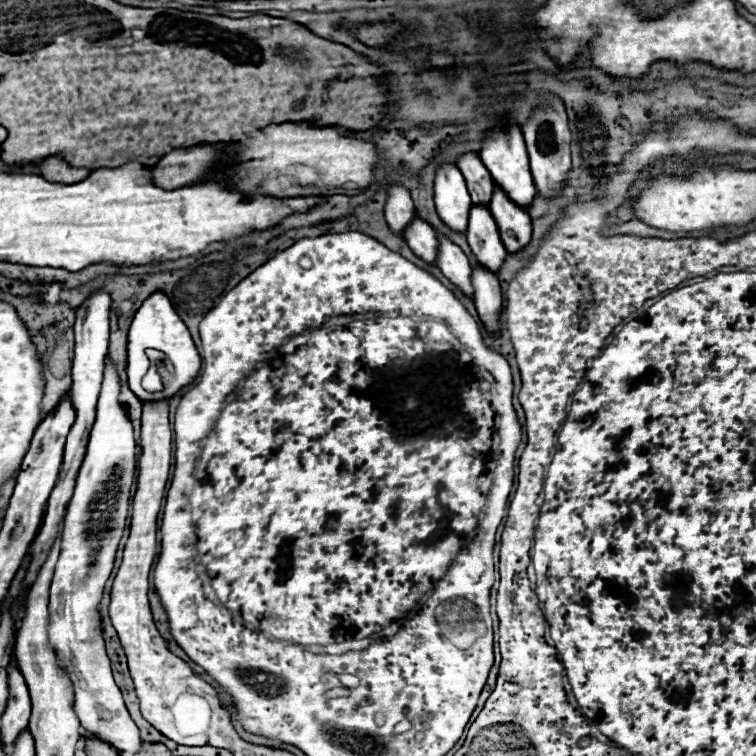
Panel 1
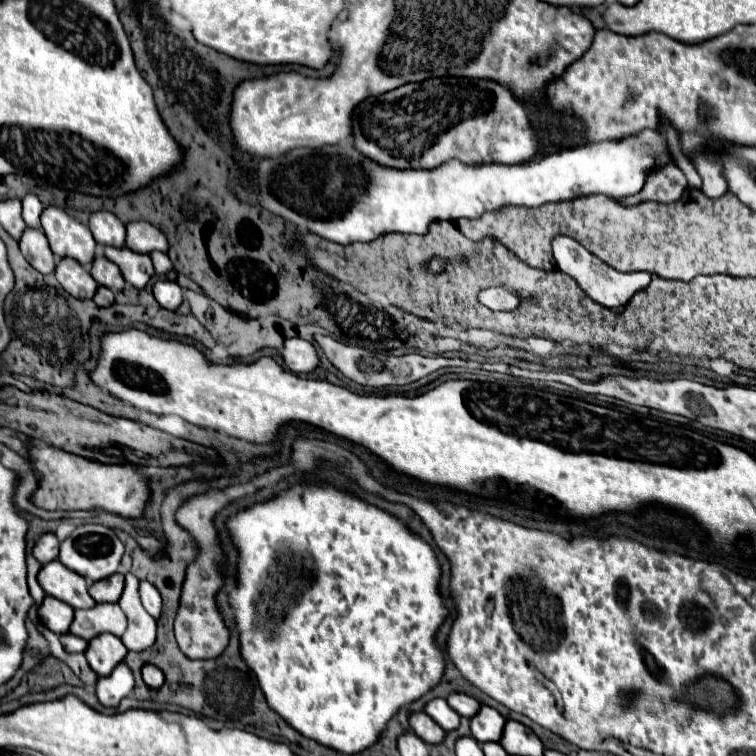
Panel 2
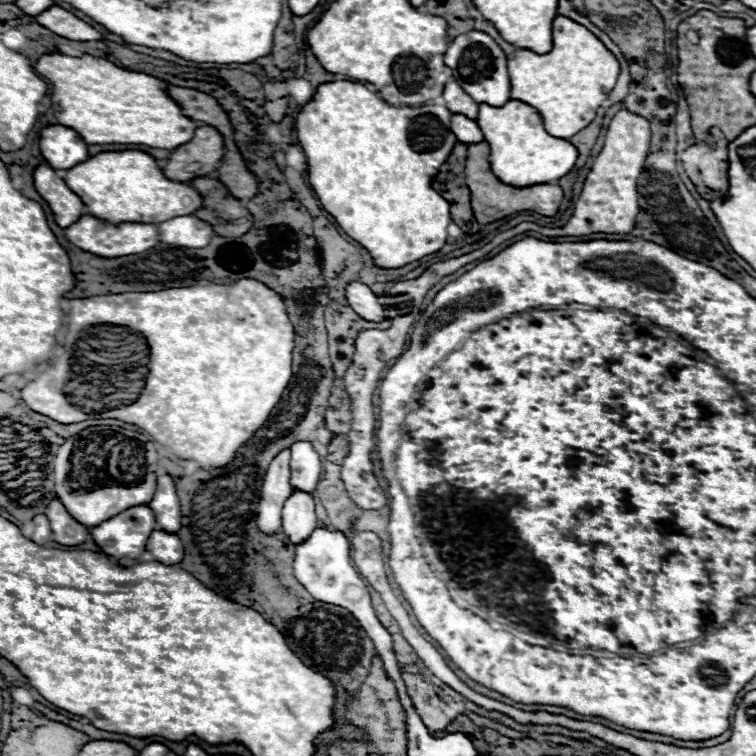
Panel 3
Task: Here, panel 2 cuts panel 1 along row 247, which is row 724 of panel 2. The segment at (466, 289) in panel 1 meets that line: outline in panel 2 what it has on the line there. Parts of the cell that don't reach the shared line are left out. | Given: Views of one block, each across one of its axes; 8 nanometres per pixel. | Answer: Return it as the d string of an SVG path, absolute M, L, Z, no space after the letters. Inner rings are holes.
M434 698L434 700L430 700L430 702L424 706L424 712L426 712L434 722L438 722L444 730L454 730L454 728L458 728L458 724L460 724L460 716L446 704L444 698Z

